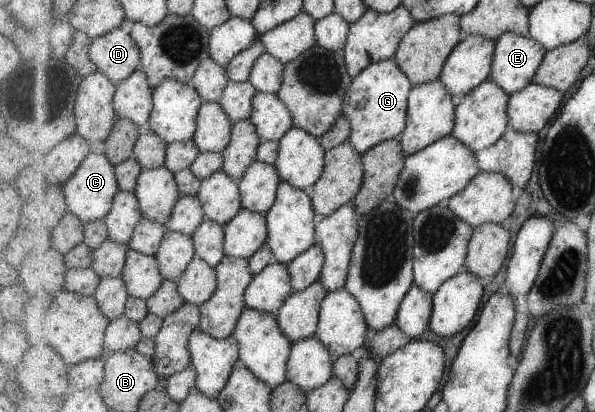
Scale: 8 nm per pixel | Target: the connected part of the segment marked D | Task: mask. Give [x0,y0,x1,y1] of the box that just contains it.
[89,29,141,84]

